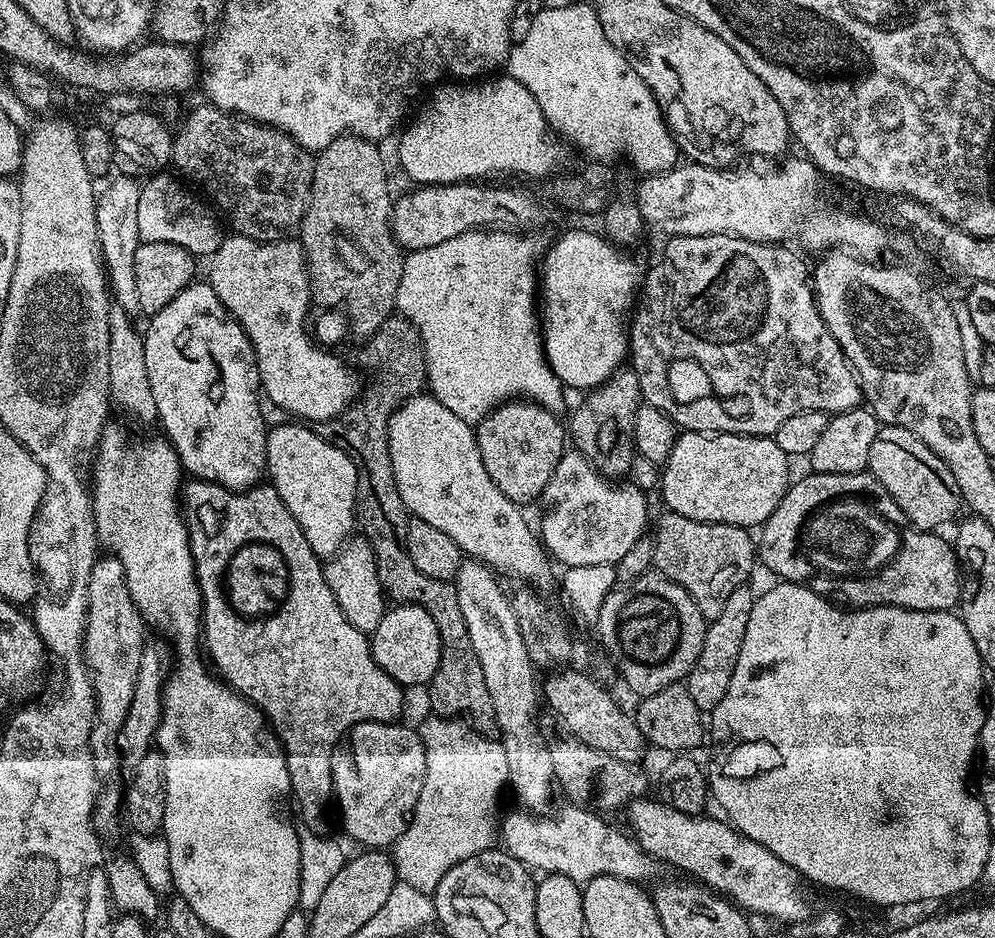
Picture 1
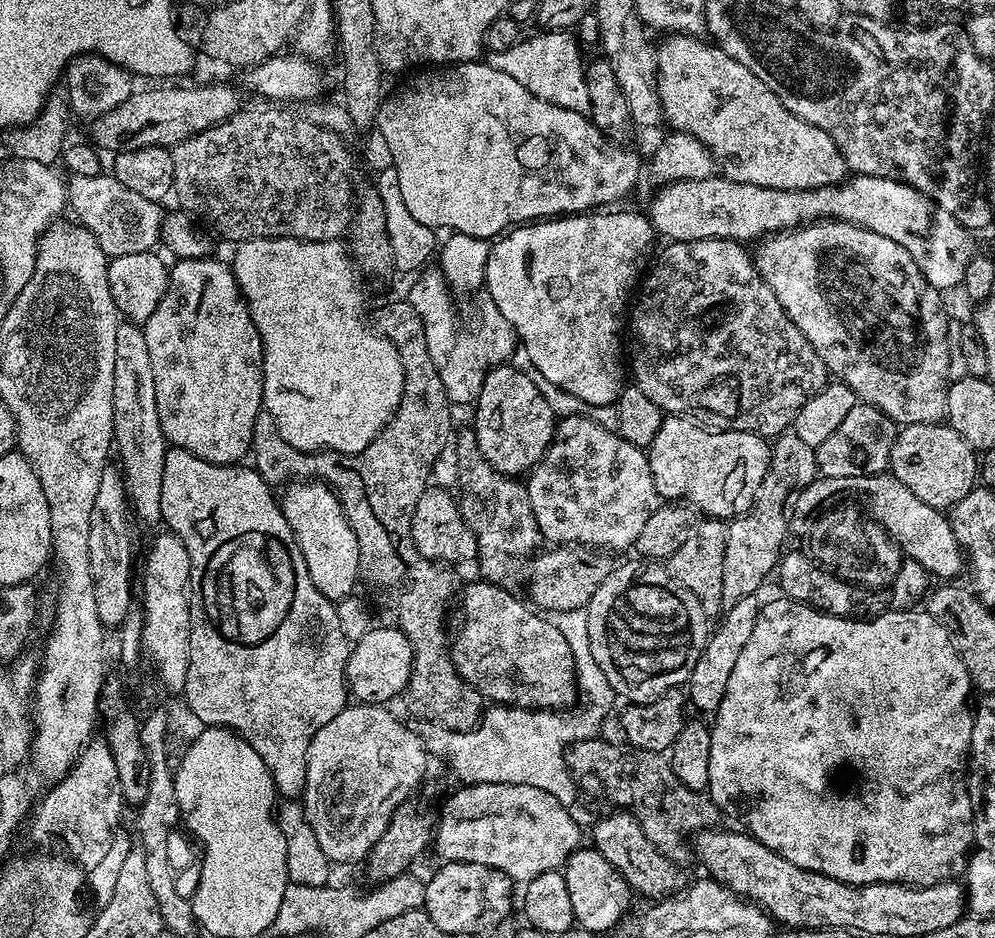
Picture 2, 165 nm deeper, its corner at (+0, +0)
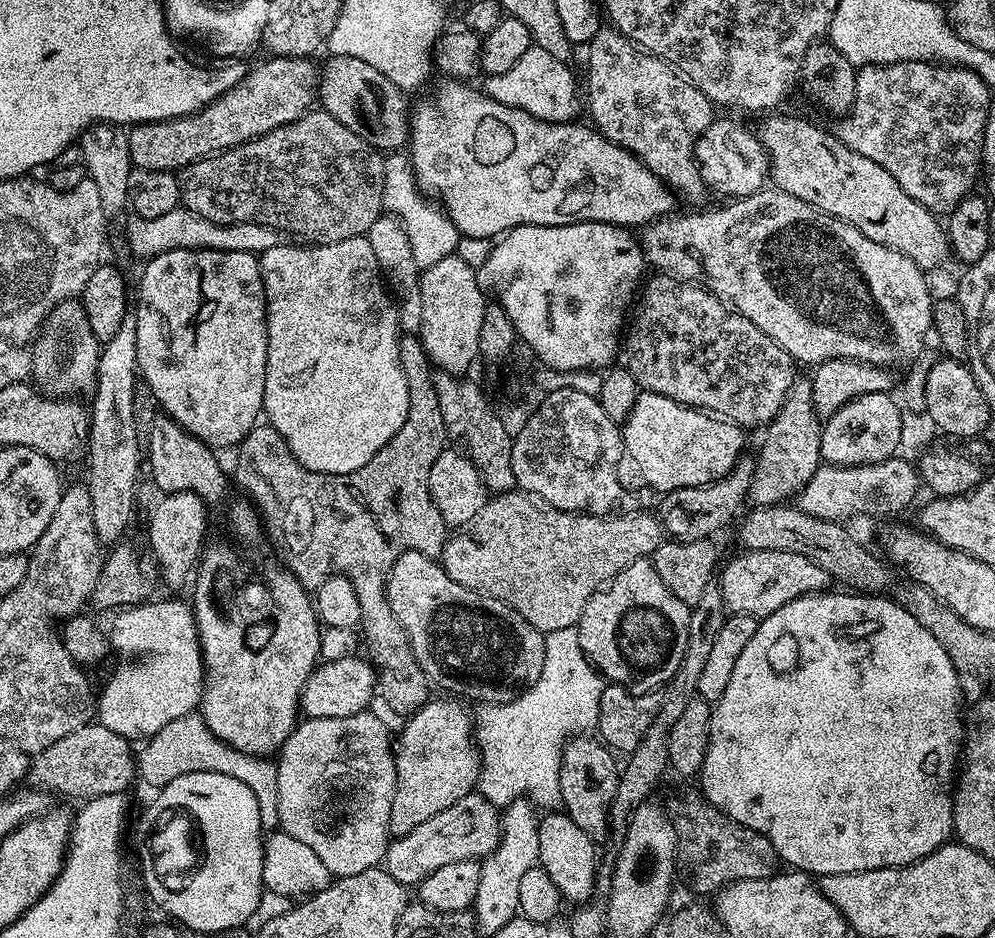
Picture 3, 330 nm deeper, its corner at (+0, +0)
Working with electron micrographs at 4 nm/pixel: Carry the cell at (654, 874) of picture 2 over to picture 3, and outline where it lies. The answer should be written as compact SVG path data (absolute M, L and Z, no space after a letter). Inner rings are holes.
M581 734L572 737L564 746L562 762L560 763L560 802L563 811L586 830L593 840L603 841L610 832L610 813L612 799L620 781L621 769L613 749L591 735Z

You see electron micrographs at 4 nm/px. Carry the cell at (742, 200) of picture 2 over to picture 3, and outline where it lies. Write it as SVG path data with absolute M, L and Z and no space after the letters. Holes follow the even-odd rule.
M444 78L441 81L441 84L433 90L432 96L426 97L417 108L415 105L414 111L411 113L410 139L406 145L406 152L412 161L417 187L425 197L435 198L439 201L461 237L473 236L483 240L496 238L509 232L511 228L516 228L519 224L562 226L563 224L579 224L593 220L599 224L618 224L621 226L640 224L639 226L647 226L653 220L669 215L675 209L672 207L675 206L677 197L674 195L673 189L669 188L663 180L658 179L634 153L627 152L622 146L607 140L602 133L596 131L595 127L589 126L587 123L585 123L586 125L580 124L581 122L551 124L545 120L534 118L526 110L498 102L494 97L481 91L479 87L476 87L477 89L468 88L472 86L463 80Z

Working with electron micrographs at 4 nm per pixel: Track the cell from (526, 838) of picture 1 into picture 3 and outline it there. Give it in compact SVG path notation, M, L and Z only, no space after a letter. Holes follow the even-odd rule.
M473 794L434 814L434 818L426 818L426 822L422 822L422 826L414 826L410 834L395 837L384 853L382 864L399 884L416 886L434 874L434 870L450 866L450 862L489 856L498 846L501 827L502 816L495 805L485 796Z

